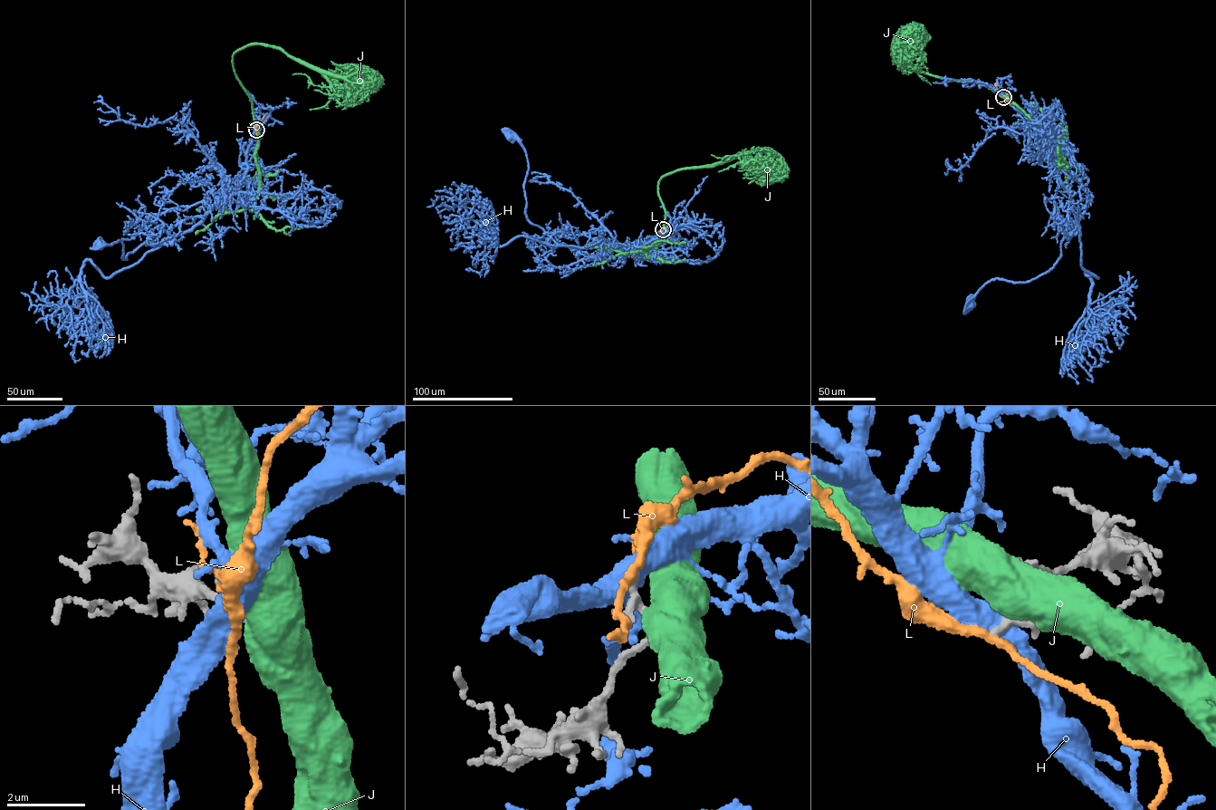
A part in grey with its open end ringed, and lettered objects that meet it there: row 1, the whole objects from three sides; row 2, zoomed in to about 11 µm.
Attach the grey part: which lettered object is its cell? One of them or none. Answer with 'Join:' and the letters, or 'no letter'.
Join: no letter

